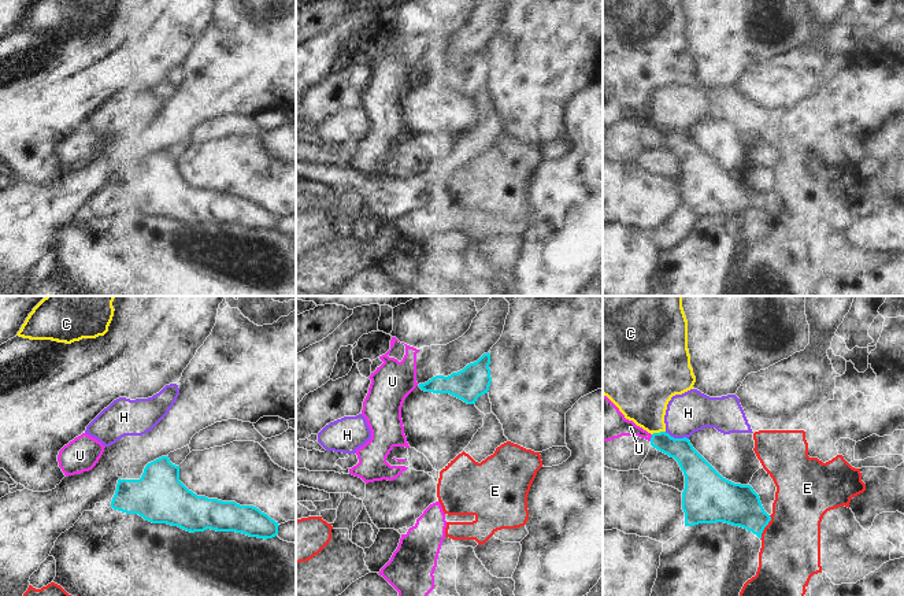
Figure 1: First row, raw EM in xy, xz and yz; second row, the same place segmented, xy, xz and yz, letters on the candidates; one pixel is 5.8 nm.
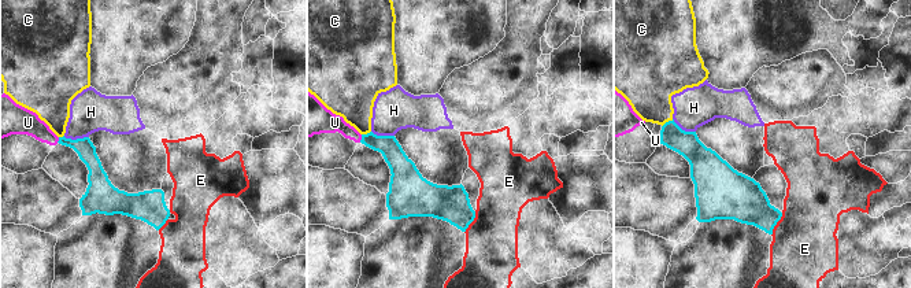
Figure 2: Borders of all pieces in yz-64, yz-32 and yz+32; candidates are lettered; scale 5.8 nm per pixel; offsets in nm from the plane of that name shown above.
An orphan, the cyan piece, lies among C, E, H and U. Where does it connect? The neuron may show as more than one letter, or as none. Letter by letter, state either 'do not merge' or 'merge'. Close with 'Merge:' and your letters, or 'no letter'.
C: merge
E: do not merge
H: do not merge
U: do not merge
Merge: C

